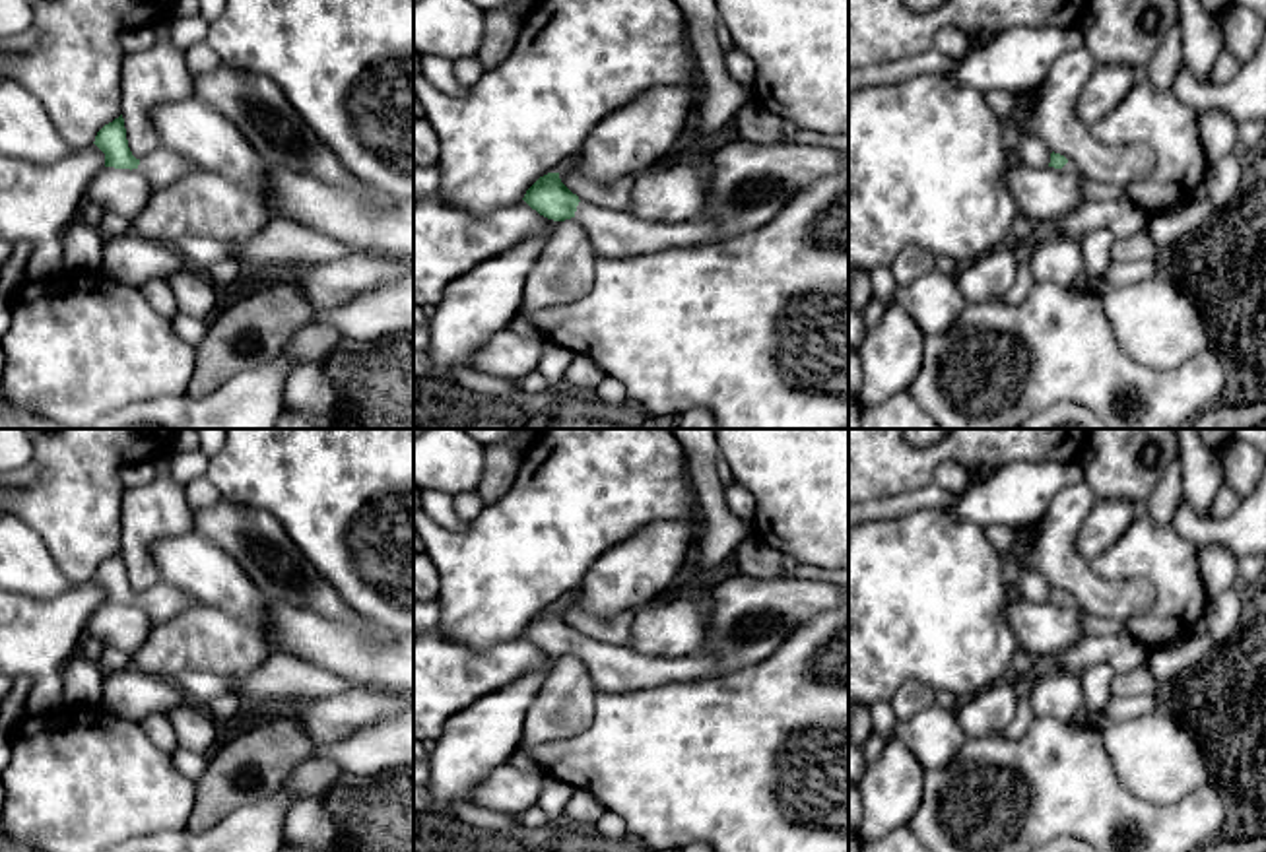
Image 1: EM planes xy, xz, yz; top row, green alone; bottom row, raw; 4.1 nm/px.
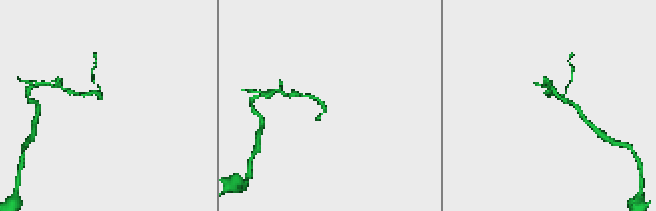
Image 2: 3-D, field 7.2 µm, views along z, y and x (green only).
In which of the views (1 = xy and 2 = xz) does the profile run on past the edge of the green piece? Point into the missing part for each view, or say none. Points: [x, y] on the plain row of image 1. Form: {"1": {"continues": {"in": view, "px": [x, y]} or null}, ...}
{"1": {"continues": {"in": "xy", "px": [162, 602]}}, "2": {"continues": {"in": "xz", "px": [612, 668]}}}

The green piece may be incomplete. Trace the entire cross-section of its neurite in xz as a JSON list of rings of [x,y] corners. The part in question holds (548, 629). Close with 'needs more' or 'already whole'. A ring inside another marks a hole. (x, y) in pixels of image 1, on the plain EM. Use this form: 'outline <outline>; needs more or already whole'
outline [[[540,611],[522,633],[540,650],[565,656],[575,652],[586,666],[596,691],[631,693],[668,681],[697,681],[720,675],[713,654],[695,652],[682,658],[652,658],[614,646],[596,637],[581,637],[559,613]]]; needs more

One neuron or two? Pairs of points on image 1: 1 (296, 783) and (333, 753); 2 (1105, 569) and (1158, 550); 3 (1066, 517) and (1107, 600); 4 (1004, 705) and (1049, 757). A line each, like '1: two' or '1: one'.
1: two
2: one
3: one
4: two

